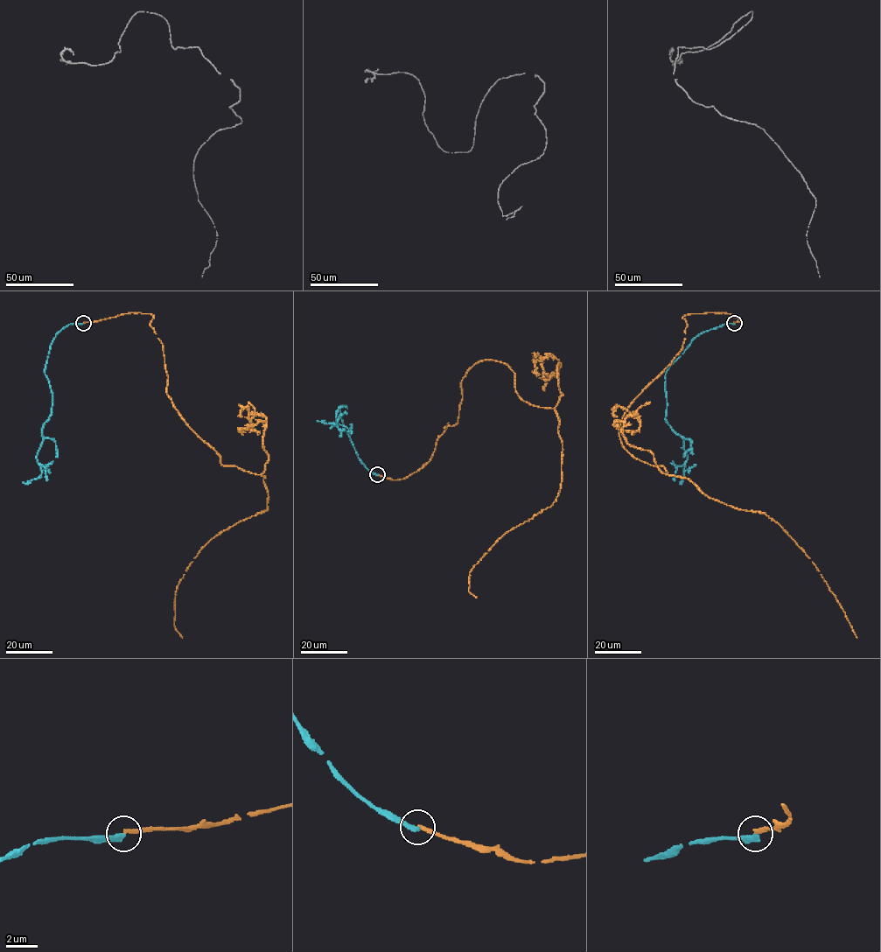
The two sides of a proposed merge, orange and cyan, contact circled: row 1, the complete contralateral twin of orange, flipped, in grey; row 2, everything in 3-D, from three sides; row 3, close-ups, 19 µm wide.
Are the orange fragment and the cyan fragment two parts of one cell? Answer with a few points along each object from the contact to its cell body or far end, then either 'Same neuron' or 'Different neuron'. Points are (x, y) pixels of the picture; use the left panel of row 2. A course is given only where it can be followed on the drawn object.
Course of orange: (83, 323), (153, 315), (185, 422), (223, 465), (264, 477), (266, 511), (220, 532), (177, 586), (182, 638). Course of cyan: (83, 323), (68, 325), (50, 346), (45, 373), (52, 415), (43, 425), (36, 456), (41, 474), (23, 482). Different neuron

